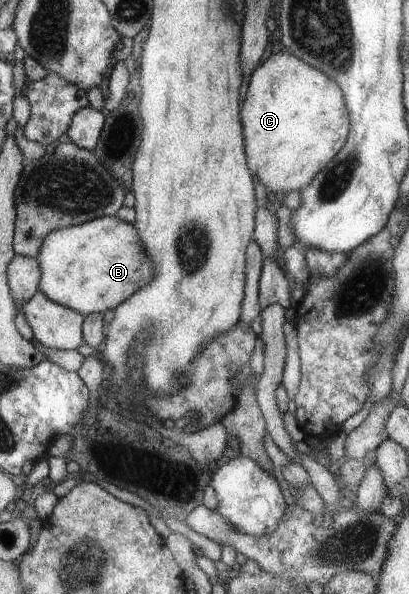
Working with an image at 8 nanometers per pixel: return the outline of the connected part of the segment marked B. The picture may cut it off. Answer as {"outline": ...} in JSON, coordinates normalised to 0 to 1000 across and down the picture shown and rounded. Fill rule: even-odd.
{"outline":[[[286,362],[127,387],[105,402],[88,436],[100,456],[93,490],[122,507],[203,532],[281,520],[379,465],[374,443],[352,423],[333,384]]]}

